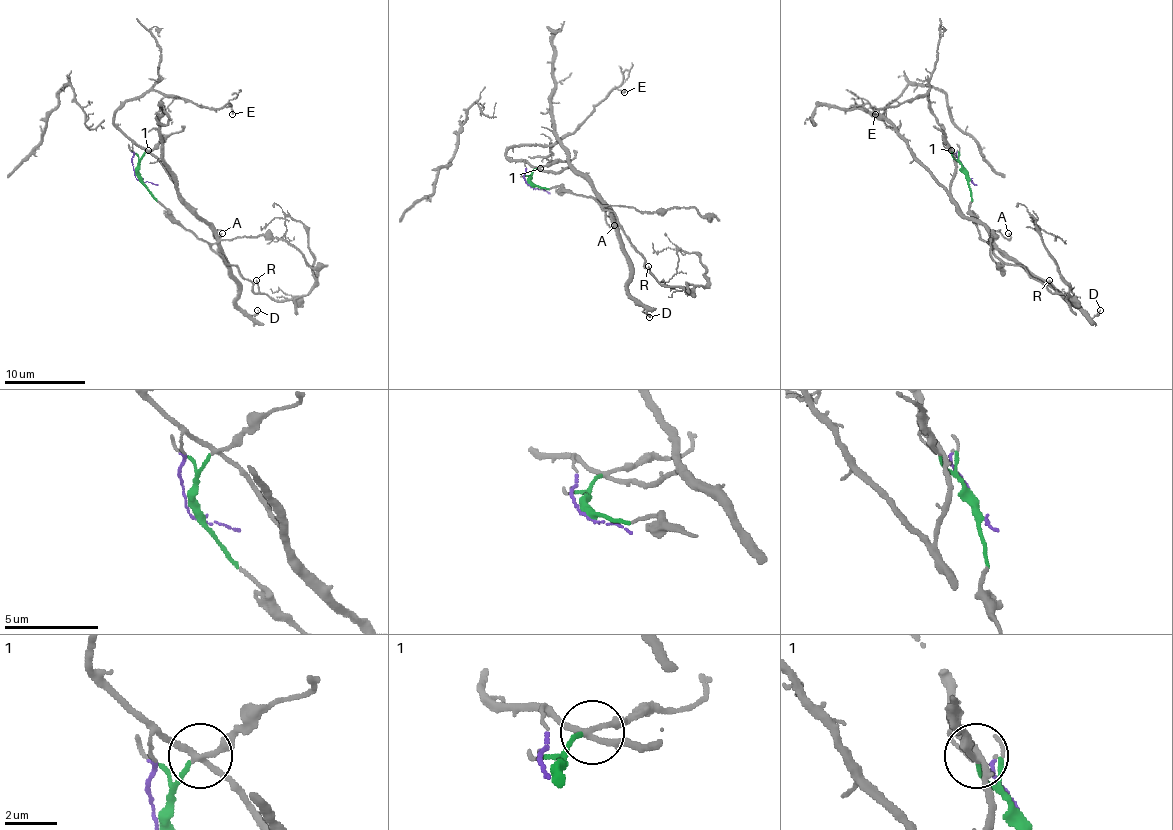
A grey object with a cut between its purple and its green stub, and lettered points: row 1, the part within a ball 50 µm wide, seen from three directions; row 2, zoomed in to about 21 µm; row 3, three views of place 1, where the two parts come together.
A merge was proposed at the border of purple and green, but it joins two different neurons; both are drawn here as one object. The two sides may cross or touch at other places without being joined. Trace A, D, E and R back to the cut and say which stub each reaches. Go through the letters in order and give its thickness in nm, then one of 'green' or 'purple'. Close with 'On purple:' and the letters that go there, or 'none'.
A: calibre 120 nm; purple
D: calibre 110 nm; purple
E: calibre 110 nm; purple
R: calibre 110 nm; green
On purple: A, D, E

